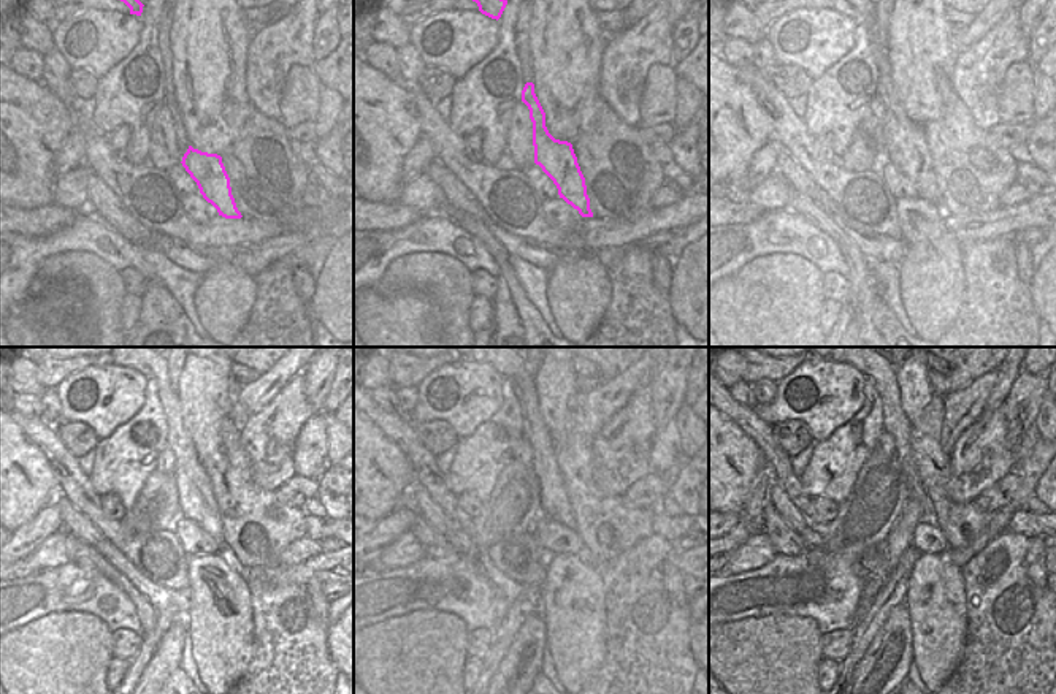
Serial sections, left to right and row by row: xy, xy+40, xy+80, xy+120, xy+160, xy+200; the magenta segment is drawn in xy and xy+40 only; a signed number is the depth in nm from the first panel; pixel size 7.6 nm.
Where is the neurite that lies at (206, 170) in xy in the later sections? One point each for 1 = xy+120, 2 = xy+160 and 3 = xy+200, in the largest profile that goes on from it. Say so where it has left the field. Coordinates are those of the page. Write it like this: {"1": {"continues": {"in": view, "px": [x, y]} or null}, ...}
{"1": {"continues": {"in": "xy+120", "px": [197, 503]}}, "2": {"continues": {"in": "xy+160", "px": [554, 499]}}, "3": {"continues": {"in": "xy+200", "px": [895, 422]}}}

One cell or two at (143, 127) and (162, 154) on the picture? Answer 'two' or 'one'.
two

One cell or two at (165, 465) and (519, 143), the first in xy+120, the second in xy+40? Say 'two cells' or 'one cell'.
one cell

